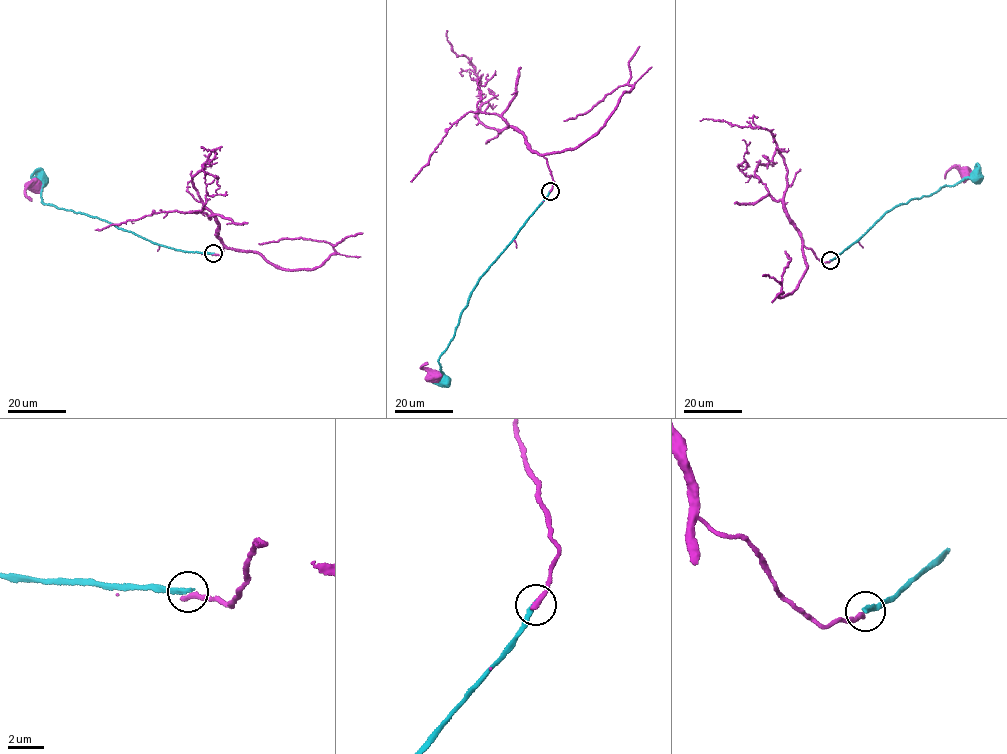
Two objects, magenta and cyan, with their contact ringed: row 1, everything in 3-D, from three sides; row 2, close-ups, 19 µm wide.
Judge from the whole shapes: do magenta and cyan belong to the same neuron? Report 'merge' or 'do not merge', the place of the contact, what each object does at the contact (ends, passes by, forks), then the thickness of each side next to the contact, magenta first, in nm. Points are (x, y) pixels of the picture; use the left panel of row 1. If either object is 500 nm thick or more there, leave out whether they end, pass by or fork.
do not merge; at (213, 253); magenta ends there; cyan ends there; 320 nm thick on the magenta side, 280 nm on the other

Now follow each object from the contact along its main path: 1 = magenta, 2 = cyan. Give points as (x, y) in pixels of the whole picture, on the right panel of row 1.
1: (830, 261), (858, 243), (863, 247), (944, 178), (950, 169), (955, 167), (963, 174)
2: (830, 261), (857, 242), (885, 213), (913, 199), (975, 177)

